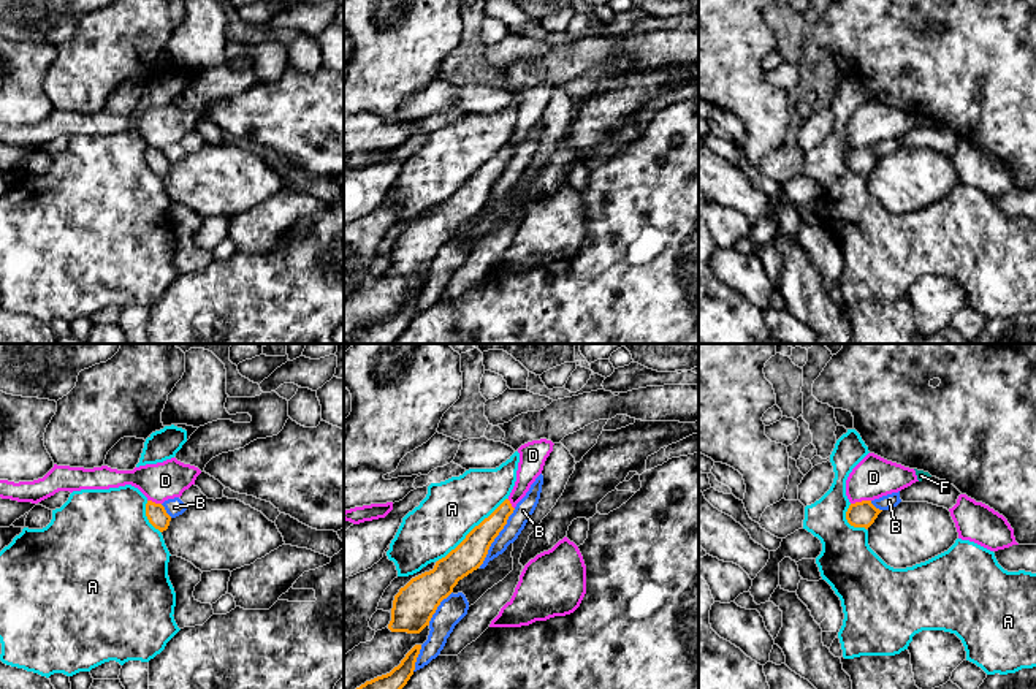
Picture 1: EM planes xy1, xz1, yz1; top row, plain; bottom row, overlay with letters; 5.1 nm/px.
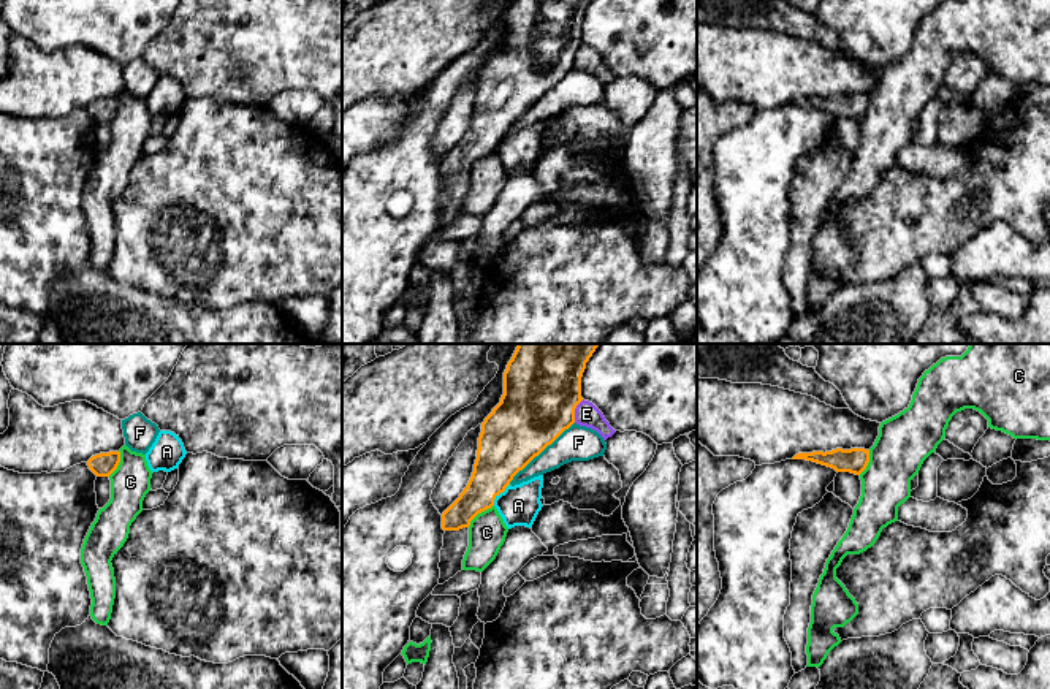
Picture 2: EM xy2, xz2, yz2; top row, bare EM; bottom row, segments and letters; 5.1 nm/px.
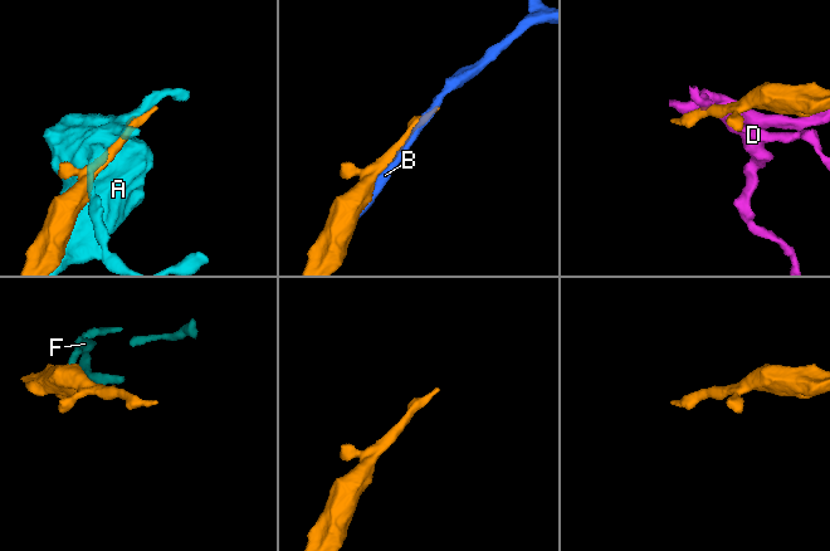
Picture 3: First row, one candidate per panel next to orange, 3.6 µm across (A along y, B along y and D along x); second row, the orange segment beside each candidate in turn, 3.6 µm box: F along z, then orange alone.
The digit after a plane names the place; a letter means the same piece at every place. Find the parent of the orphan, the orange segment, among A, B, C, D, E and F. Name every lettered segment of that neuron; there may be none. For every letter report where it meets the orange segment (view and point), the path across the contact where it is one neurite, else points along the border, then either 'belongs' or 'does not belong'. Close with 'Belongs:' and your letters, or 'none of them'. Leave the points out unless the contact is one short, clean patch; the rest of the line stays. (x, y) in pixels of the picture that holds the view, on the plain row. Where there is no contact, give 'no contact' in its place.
A: meets orange in xz1 at (472, 175); does not belong
B: meets orange in xz1 at (496, 181); does not belong
C: meets orange in xz2 at (479, 157); border along xz2 (493, 149), (482, 156), (467, 171); does not belong
D: meets orange in yz1 at (862, 146); does not belong
E: meets orange in xz2 at (574, 56); border along xz2 (583, 45), (575, 54), (574, 67); does not belong
F: meets orange in xz2 at (540, 97); does not belong
Belongs: none of them

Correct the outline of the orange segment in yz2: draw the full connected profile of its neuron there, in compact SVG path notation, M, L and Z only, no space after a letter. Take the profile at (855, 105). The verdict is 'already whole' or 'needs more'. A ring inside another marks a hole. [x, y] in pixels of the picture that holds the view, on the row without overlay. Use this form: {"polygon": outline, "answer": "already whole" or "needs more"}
{"polygon": "M836 93L825 98L824 97L798 98L792 105L806 105L806 106L812 106L812 108L831 112L836 117L850 117L850 119L860 120L869 108L869 95Z", "answer": "already whole"}

